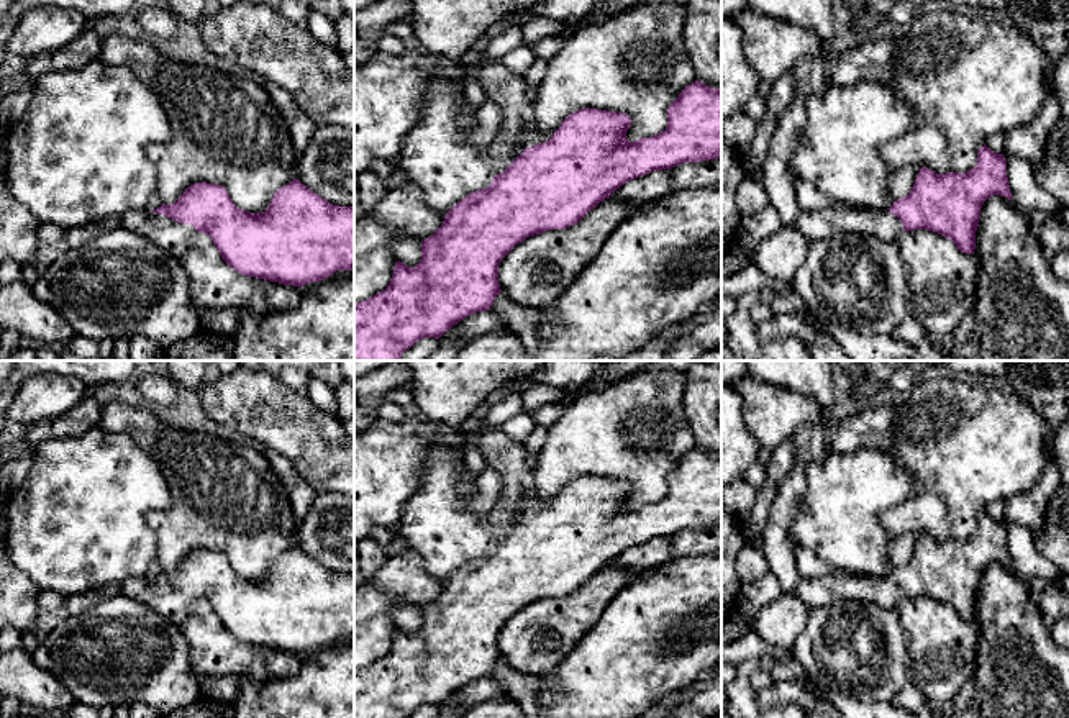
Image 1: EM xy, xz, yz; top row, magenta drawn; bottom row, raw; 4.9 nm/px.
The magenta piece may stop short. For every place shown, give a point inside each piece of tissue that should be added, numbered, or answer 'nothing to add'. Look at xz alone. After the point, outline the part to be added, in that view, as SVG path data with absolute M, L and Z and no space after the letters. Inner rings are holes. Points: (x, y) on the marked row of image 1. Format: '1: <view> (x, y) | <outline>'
1: xz (518, 130) | M472 46L459 61L464 69L474 69L489 98L503 110L503 120L494 143L489 146L495 164L494 177L502 174L526 148L549 141L536 126L533 103L526 100L526 82L515 75L502 59L485 59Z

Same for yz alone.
1: yz (815, 225) | M825 208L800 211L794 228L810 241L820 241L836 233L848 231L864 236L876 236L884 243L895 243L903 233L900 218L889 210L853 208L846 210Z

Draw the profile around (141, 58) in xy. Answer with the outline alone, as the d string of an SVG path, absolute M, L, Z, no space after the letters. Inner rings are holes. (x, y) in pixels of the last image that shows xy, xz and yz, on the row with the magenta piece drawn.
M120 33L102 41L100 61L126 67L134 77L154 87L161 64L161 51L149 39L133 39Z

